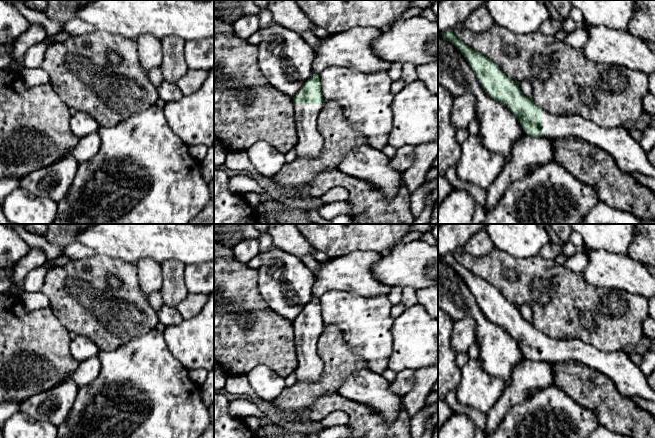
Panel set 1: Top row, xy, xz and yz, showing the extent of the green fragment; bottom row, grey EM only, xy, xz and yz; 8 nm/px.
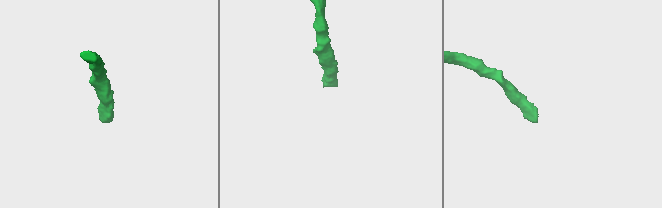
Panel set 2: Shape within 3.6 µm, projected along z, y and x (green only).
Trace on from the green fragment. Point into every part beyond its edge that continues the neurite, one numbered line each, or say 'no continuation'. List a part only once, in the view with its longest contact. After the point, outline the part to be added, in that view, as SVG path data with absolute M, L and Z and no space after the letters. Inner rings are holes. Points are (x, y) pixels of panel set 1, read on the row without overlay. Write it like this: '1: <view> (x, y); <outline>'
1: xz (309, 368); M296 328L295 348L297 381L316 382L323 373L323 362L317 353L317 341L323 328Z

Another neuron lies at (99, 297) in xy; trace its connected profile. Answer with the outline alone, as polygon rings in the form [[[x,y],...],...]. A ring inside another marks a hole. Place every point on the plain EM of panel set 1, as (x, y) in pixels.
[[[93,255],[88,258],[70,260],[63,266],[52,266],[45,274],[40,291],[49,298],[49,307],[59,322],[69,332],[91,339],[99,351],[116,350],[132,339],[154,330],[159,322],[157,312],[140,289],[136,264],[119,258]]]

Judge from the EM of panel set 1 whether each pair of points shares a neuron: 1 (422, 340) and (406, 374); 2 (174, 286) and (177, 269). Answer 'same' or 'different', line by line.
1: different
2: same

